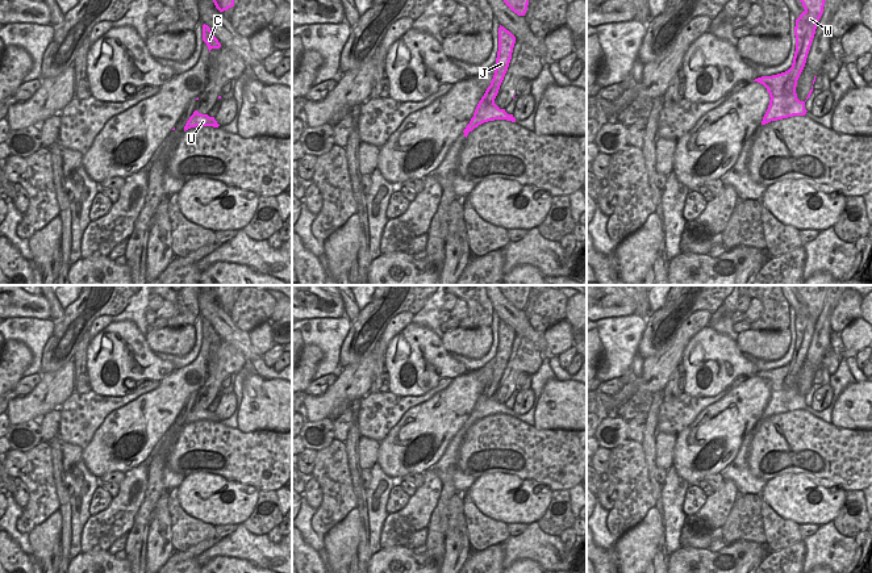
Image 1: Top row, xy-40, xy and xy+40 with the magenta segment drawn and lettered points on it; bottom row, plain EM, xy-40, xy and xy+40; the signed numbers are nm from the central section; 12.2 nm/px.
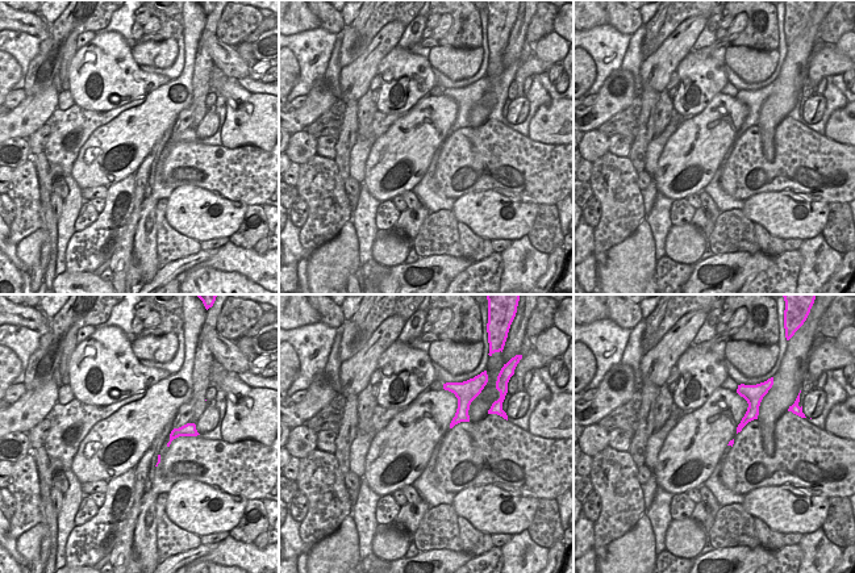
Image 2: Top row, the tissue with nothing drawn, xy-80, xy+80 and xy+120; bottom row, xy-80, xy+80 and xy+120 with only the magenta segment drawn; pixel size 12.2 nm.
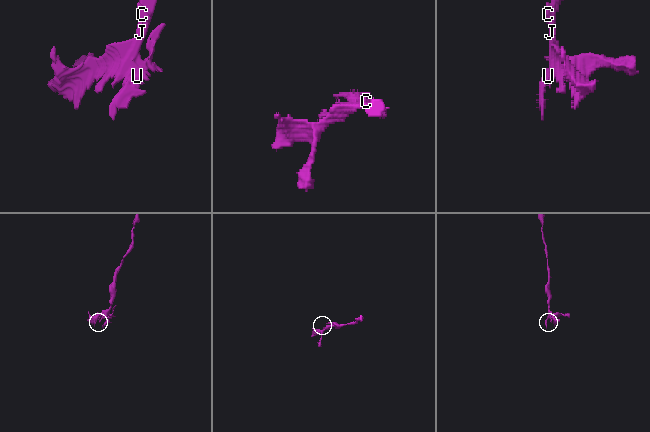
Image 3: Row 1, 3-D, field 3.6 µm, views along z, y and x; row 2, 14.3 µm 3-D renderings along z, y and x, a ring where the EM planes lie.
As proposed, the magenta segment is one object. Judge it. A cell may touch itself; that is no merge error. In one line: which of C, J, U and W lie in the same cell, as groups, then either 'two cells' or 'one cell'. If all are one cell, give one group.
C J W / U; two cells

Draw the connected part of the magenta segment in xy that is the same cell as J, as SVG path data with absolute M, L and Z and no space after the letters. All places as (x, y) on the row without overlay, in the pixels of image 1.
M500 319L496 364L491 380L487 382L484 388L487 397L493 397L498 388L500 380L504 375L504 371L508 365L512 354L514 338L516 338L516 331L509 325L506 325L504 321Z

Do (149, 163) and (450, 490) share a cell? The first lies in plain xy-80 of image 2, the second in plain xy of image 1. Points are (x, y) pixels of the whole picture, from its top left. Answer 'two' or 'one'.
one

